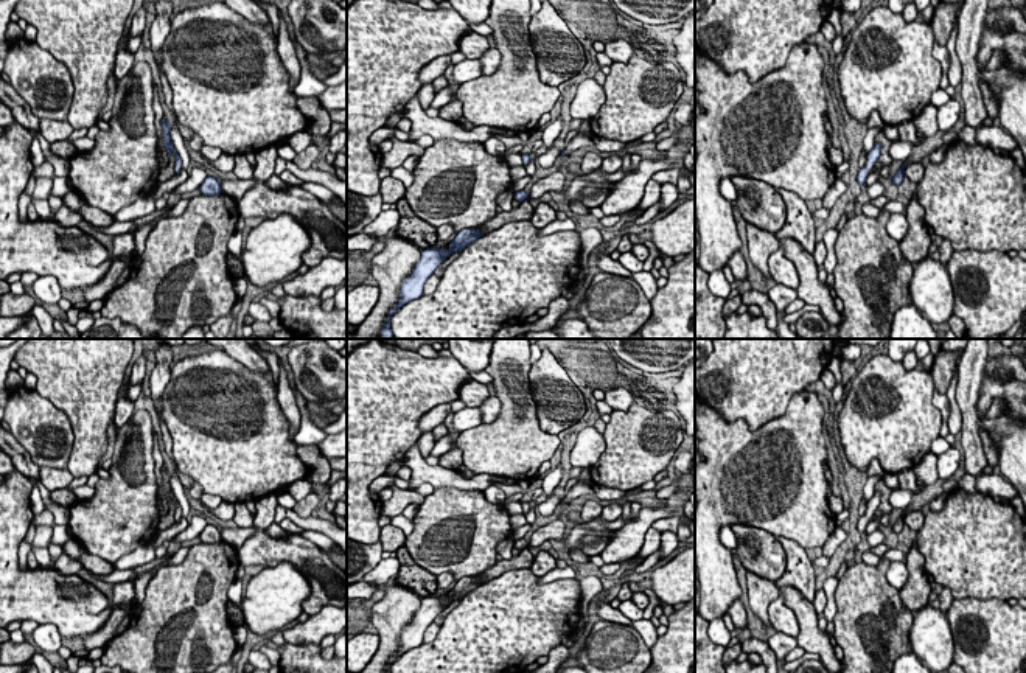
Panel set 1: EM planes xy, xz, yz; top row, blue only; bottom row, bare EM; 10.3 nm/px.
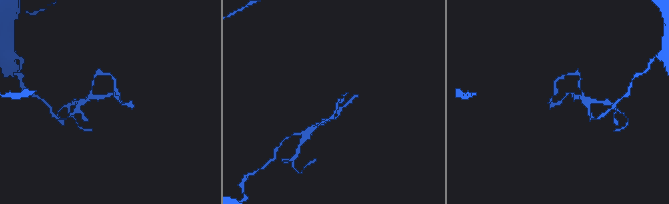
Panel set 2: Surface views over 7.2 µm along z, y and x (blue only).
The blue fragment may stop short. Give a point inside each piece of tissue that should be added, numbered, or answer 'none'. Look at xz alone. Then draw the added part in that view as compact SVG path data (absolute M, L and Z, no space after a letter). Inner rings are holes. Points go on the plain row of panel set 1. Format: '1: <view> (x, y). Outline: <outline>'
1: xz (580, 488). Outline: M583 468L581 474L577 477L577 483L564 494L564 499L569 502L578 496L585 496L585 494L595 494L595 491L592 490L592 486L586 485L583 480L589 479L589 468Z

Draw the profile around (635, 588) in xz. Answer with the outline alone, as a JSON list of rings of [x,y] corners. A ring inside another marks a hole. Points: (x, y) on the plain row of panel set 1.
[[[630,581],[630,589],[631,589],[631,592],[644,592],[648,597],[650,603],[644,609],[644,619],[650,620],[653,617],[654,608],[659,606],[659,598],[656,597],[656,594],[651,589],[642,588],[636,581]]]

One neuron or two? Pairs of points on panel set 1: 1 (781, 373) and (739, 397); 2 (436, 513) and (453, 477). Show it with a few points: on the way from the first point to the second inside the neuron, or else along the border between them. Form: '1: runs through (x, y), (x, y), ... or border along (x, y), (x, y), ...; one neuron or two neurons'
1: runs through (770, 373), (762, 373), (750, 386); one neuron
2: border along (436, 487), (478, 488), (482, 491); two neurons

